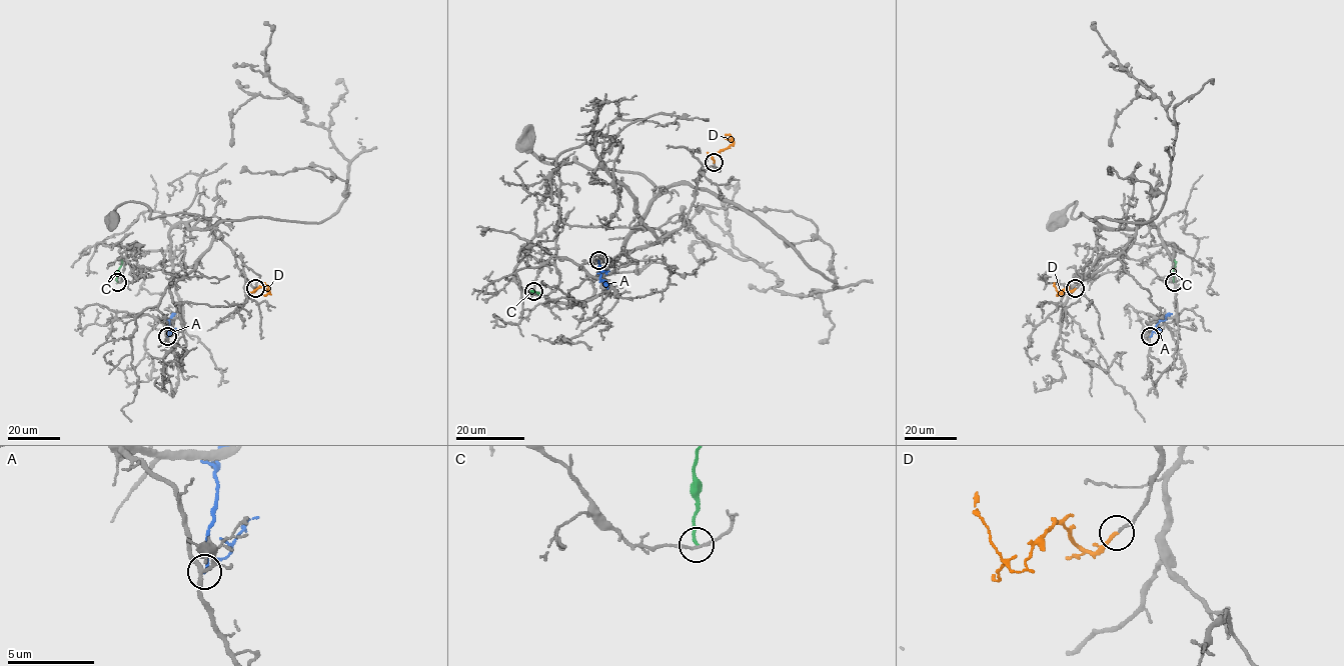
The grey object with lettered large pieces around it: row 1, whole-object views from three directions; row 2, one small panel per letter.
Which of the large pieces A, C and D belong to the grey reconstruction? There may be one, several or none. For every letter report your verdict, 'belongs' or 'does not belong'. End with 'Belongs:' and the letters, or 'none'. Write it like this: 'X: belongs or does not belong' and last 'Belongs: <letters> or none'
A: does not belong
C: does not belong
D: belongs
Belongs: D

